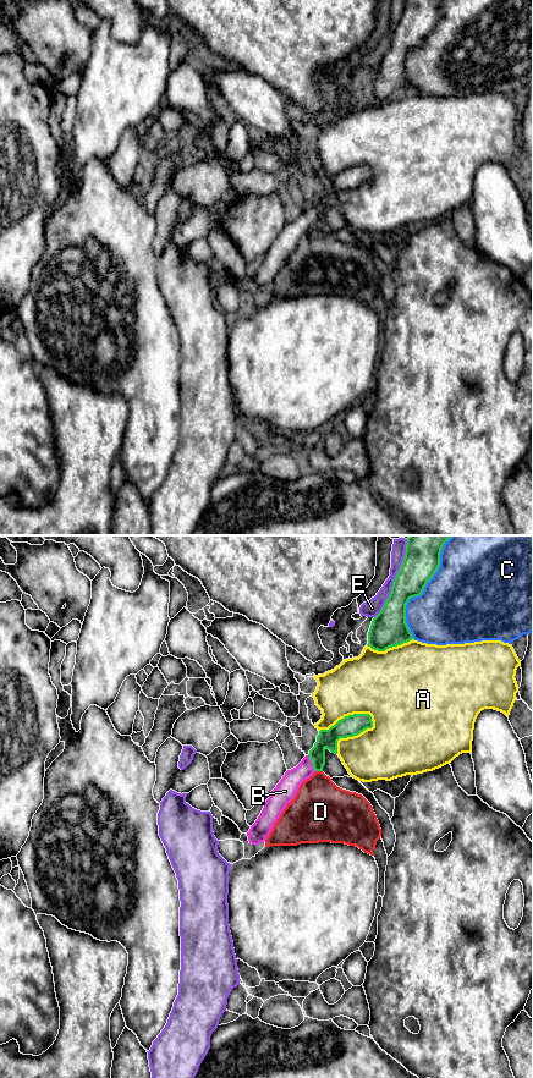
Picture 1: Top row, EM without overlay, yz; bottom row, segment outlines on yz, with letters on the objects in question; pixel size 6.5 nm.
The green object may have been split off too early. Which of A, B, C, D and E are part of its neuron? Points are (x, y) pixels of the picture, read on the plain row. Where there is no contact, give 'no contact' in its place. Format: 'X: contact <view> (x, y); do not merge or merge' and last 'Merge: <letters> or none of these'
A: contact yz (349, 168); do not merge
B: contact yz (311, 214); merge
C: contact yz (418, 48); do not merge
D: contact yz (319, 223); do not merge
E: contact yz (393, 36); do not merge
Merge: B

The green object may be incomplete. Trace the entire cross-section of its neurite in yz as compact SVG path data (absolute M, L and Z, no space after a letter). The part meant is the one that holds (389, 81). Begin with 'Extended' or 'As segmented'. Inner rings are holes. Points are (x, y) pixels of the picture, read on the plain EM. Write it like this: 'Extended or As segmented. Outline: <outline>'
As segmented. Outline: M406 0L401 20L395 28L391 45L381 64L373 71L368 84L368 99L378 104L407 95L413 90L406 76L406 57L411 50L419 49L427 35L433 31L440 18L443 0Z

